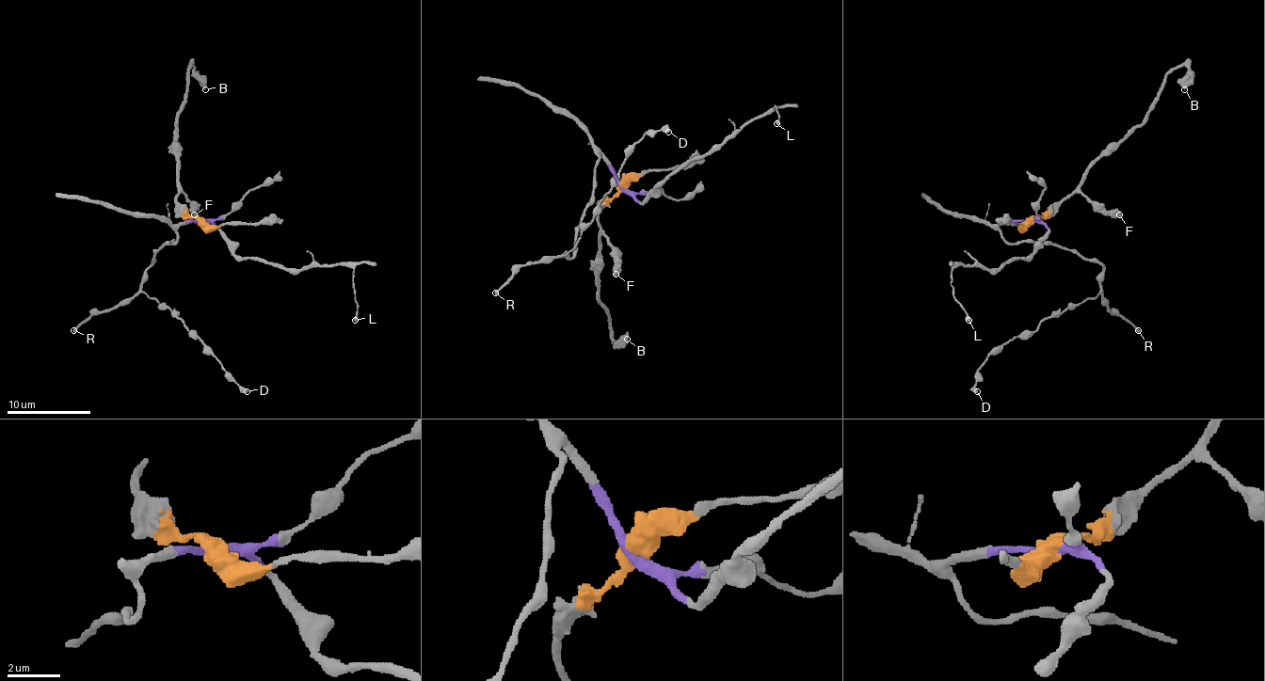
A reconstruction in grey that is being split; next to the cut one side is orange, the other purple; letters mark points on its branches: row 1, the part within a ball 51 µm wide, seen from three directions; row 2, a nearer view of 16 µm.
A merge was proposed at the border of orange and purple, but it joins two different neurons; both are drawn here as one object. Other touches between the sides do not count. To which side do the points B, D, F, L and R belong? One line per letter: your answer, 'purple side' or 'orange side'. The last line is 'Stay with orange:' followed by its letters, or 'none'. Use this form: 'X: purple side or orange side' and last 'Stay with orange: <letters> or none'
B: orange side
D: purple side
F: orange side
L: purple side
R: purple side
Stay with orange: B, F

